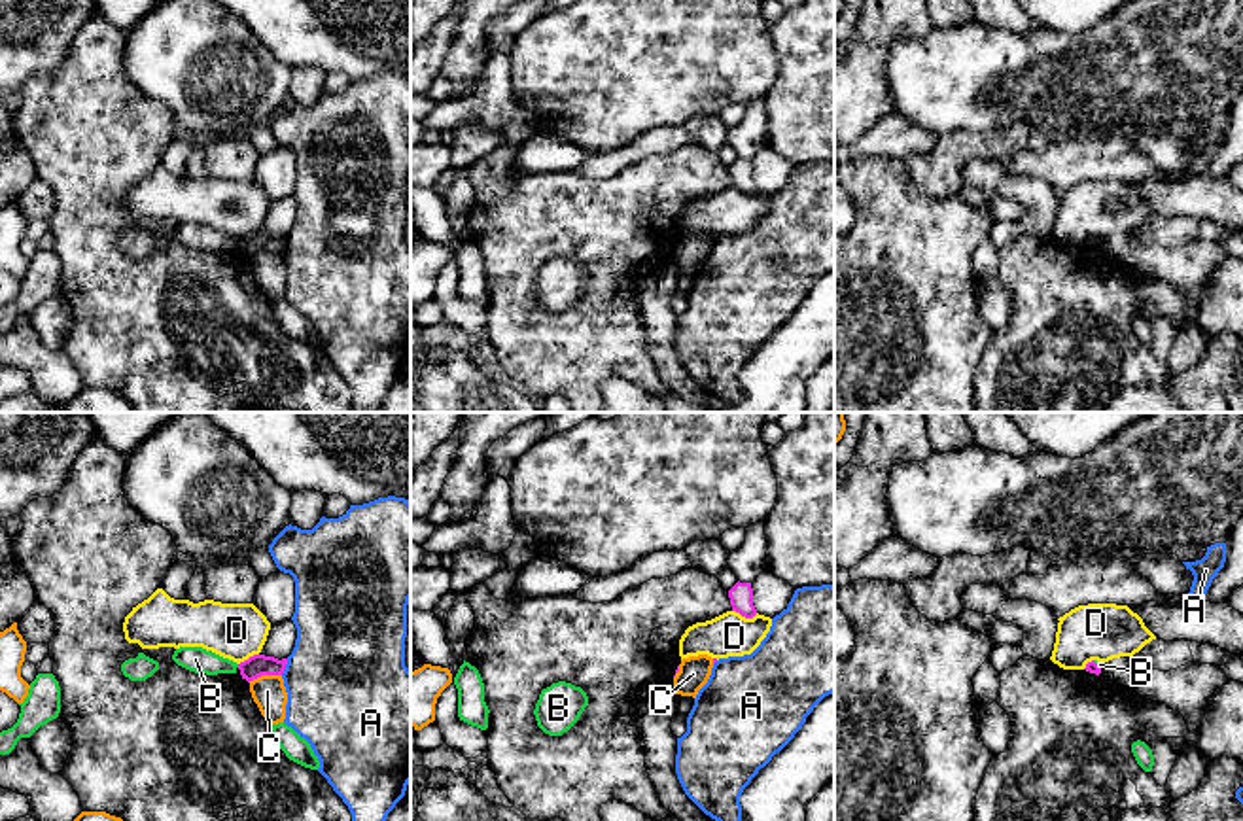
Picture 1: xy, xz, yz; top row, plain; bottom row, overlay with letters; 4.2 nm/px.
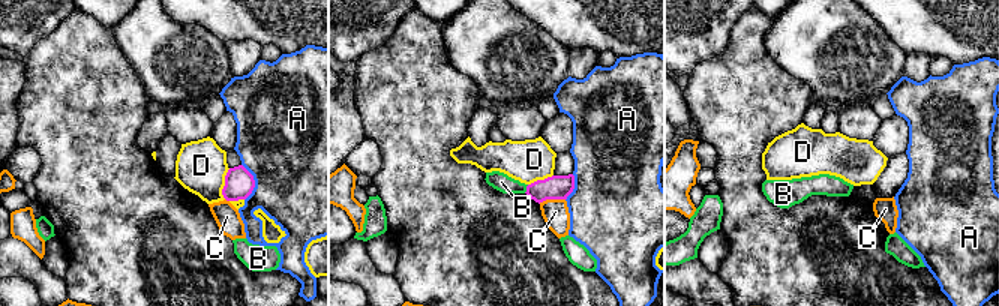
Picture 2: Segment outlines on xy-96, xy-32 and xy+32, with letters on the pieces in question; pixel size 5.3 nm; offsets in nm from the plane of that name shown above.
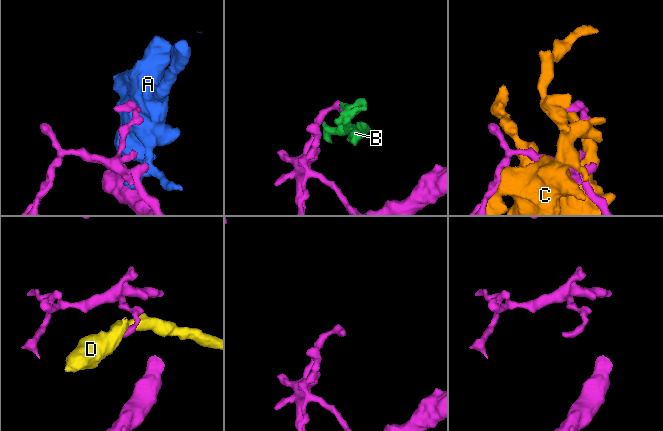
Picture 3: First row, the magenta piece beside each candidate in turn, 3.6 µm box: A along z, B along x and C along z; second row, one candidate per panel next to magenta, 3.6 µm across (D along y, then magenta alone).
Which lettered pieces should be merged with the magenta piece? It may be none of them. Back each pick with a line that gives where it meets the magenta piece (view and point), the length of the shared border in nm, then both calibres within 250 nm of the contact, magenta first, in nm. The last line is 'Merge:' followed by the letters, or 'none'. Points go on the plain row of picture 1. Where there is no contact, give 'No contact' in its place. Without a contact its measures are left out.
Merge: none

